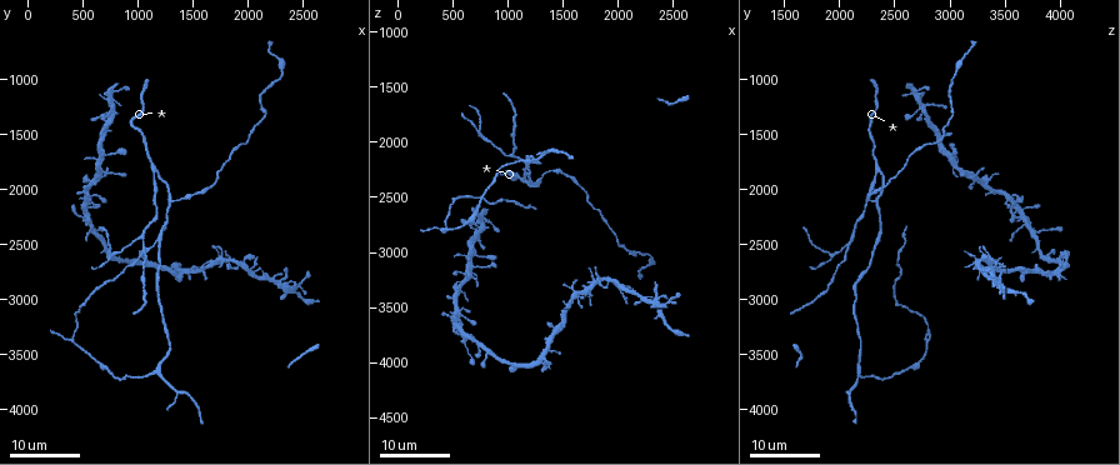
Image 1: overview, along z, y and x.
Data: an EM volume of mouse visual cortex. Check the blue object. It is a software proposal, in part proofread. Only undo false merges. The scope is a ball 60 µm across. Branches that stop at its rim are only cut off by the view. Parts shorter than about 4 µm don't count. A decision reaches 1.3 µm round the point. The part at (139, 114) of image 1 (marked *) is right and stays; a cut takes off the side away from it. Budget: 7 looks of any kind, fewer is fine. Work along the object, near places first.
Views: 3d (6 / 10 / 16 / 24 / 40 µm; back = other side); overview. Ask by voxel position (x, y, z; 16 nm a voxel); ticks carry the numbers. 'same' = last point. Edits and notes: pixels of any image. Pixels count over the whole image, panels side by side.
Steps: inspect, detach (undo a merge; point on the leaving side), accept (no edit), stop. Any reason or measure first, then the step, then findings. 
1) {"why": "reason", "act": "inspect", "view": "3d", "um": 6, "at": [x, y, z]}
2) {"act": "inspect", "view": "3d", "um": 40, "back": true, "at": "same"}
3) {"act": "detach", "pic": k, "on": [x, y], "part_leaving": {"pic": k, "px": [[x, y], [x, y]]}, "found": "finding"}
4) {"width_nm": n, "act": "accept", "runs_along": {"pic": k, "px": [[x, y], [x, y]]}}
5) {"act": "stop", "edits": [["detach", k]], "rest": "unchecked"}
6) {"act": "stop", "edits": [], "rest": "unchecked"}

{"why": "arms part here", "act": "inspect", "view": "3d", "um": 16, "at": [1140, 1840, 2360]}

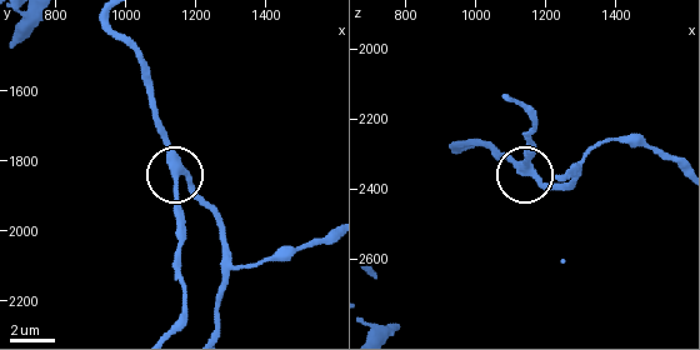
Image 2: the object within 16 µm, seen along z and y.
{"act": "inspect", "view": "3d", "um": 10, "at": [1170, 1830, 2360]}

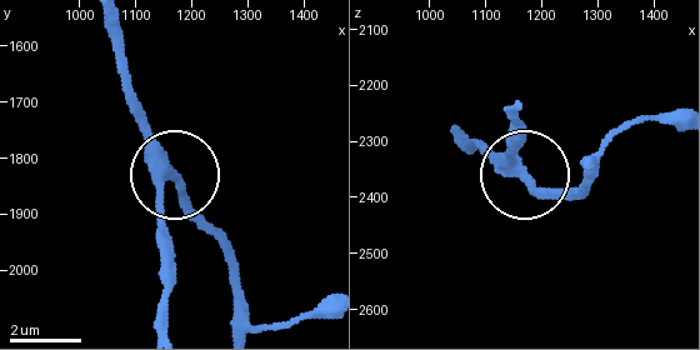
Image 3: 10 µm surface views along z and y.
{"side_arm_um": 28, "arms": 3, "act": "accept", "found": "one neuron here"}

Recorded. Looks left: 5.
{"why": "arms part here", "act": "inspect", "view": "3d", "um": 16, "at": [1320, 2100, 2320]}

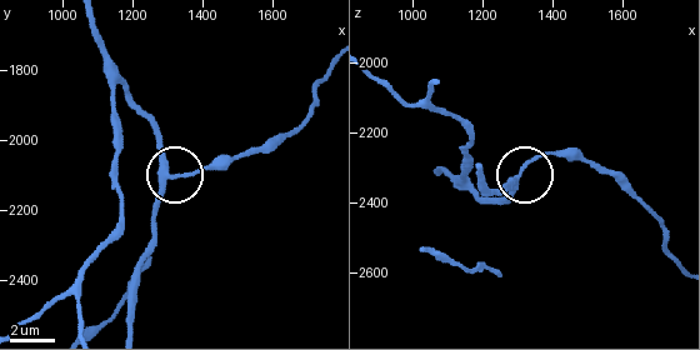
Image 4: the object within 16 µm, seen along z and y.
{"act": "inspect", "view": "3d", "um": 10, "at": [1300, 2100, 2320]}

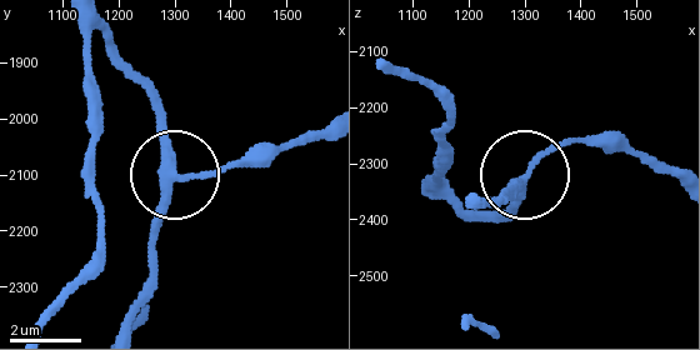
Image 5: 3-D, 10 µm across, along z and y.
{"arms": 3, "act": "accept", "runs_along": {"pic": 5, "px": [[91, 25], [149, 98], [173, 175], [250, 169]]}, "found": "all the same neuron"}

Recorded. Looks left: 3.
{"act": "inspect", "view": "3d", "um": 16, "at": [1060, 2420, 2120]}

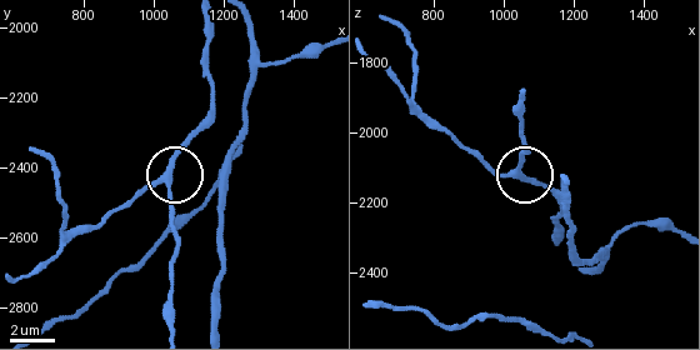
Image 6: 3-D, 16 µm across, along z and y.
{"act": "inspect", "view": "3d", "um": 6, "at": [1040, 2430, 2120]}

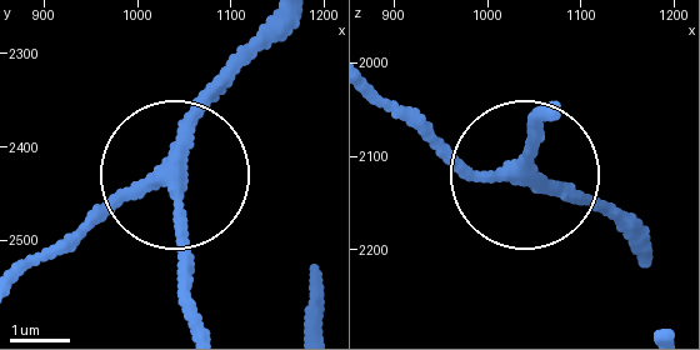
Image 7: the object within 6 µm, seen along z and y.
{"act": "accept", "found": "all the same neuron"}

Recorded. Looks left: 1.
{"act": "stop", "edits": [], "rest": "unchecked"}

